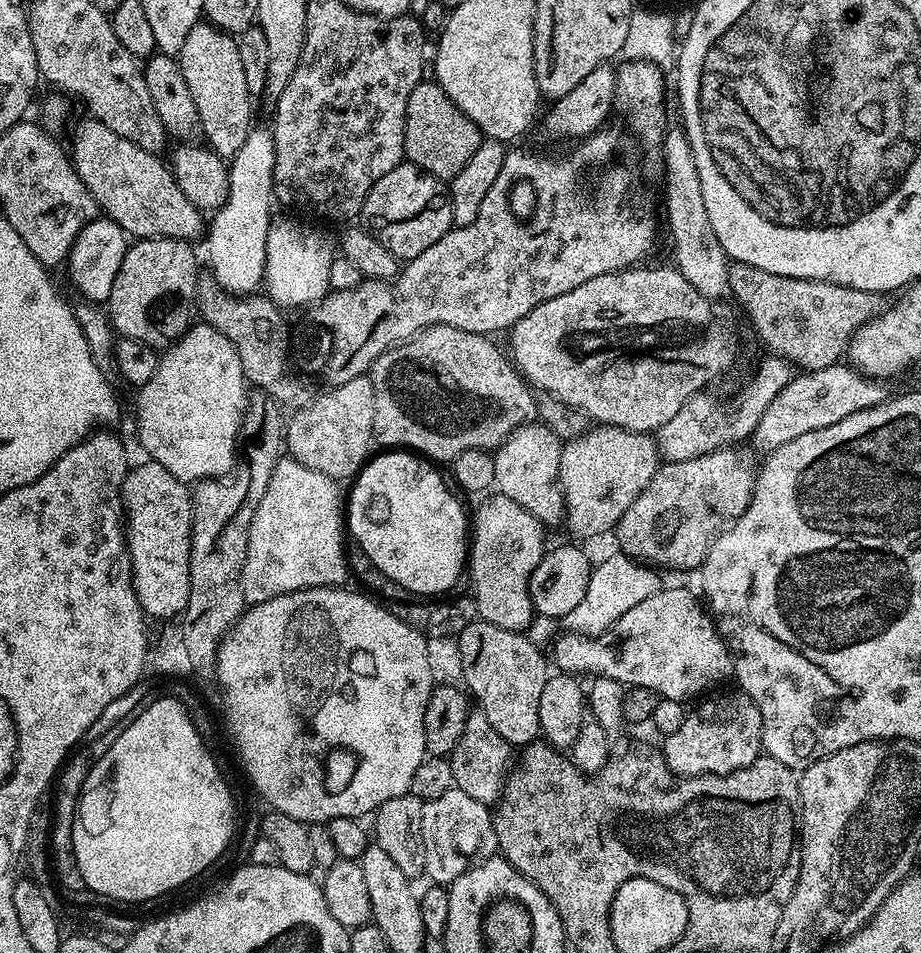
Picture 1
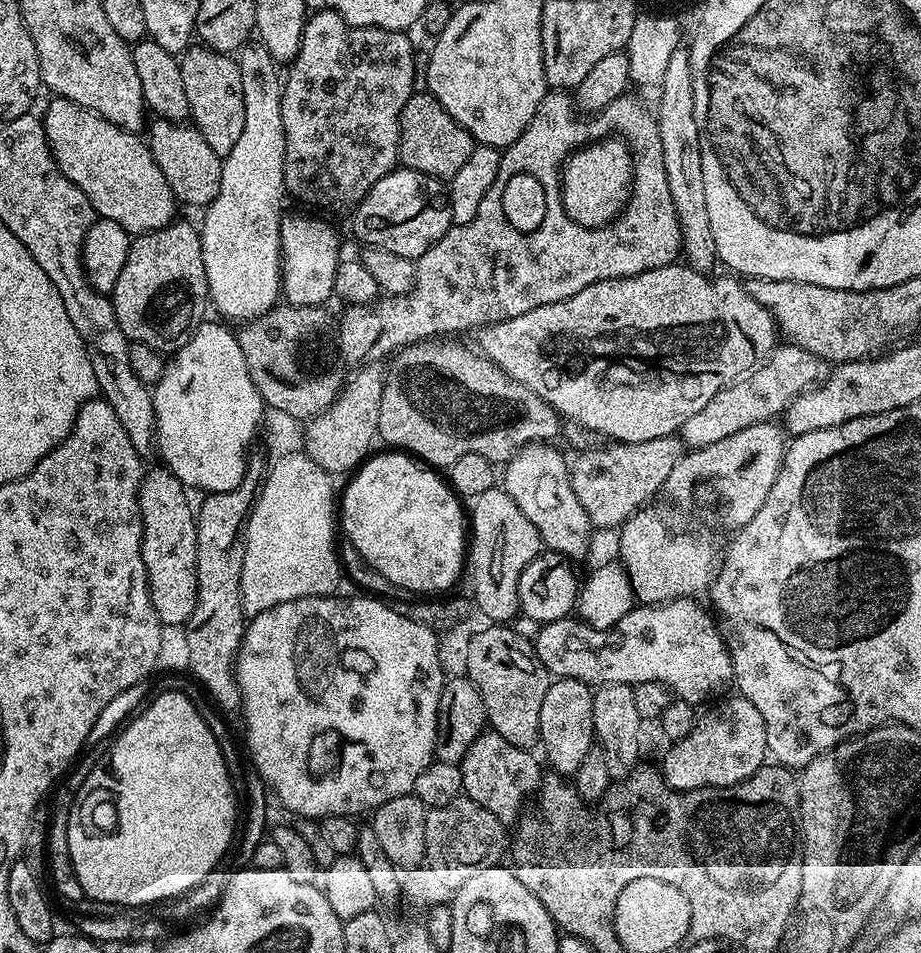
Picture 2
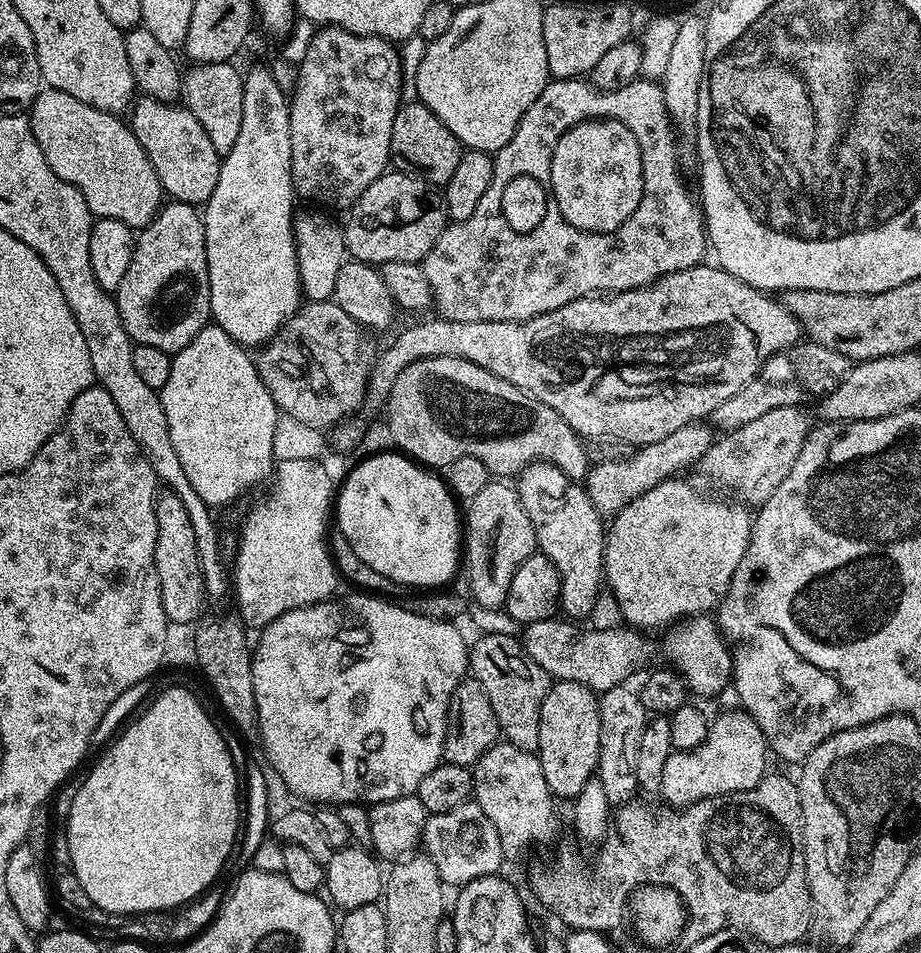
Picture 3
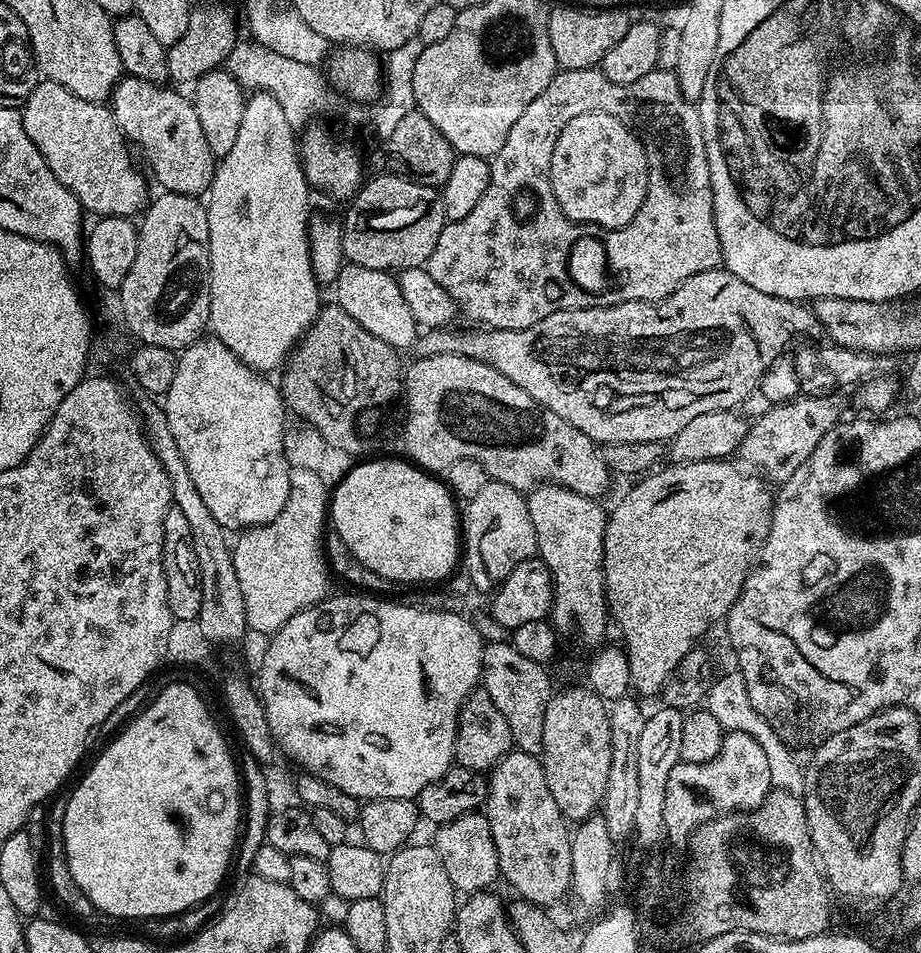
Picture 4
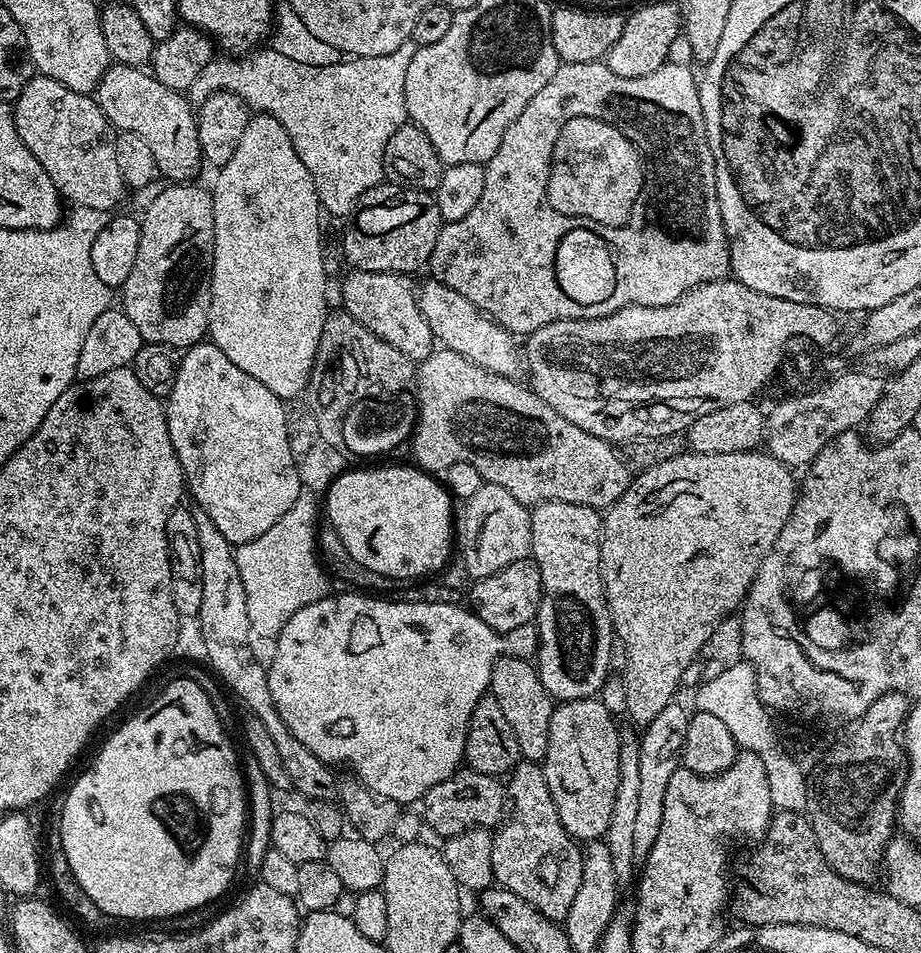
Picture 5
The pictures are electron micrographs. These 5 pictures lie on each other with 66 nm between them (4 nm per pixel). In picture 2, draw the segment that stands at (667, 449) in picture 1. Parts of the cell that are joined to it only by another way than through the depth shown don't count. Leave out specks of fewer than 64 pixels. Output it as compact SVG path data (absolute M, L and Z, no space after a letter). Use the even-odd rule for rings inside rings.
M796 344L777 346L752 371L744 373L729 388L714 394L714 398L694 414L694 418L686 418L678 435L689 449L722 442L722 438L730 438L730 434L738 434L738 430L746 430L746 426L763 424L779 417L798 393L813 387L829 371L829 361L820 360L810 354L810 350L802 350Z

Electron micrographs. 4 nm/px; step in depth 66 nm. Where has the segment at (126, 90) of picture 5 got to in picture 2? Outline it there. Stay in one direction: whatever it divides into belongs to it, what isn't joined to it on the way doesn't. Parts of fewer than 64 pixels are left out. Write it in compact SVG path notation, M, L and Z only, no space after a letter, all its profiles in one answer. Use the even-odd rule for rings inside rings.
M156 118L151 121L147 129L146 143L162 174L166 175L172 193L179 203L201 208L212 204L214 198L218 196L218 190L221 189L223 159L207 145L195 127L185 126L179 121Z

